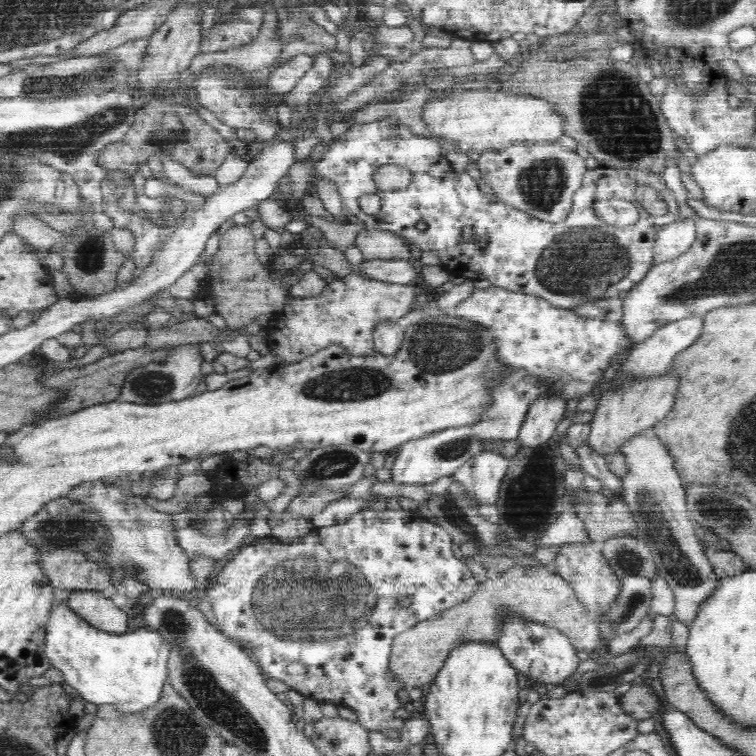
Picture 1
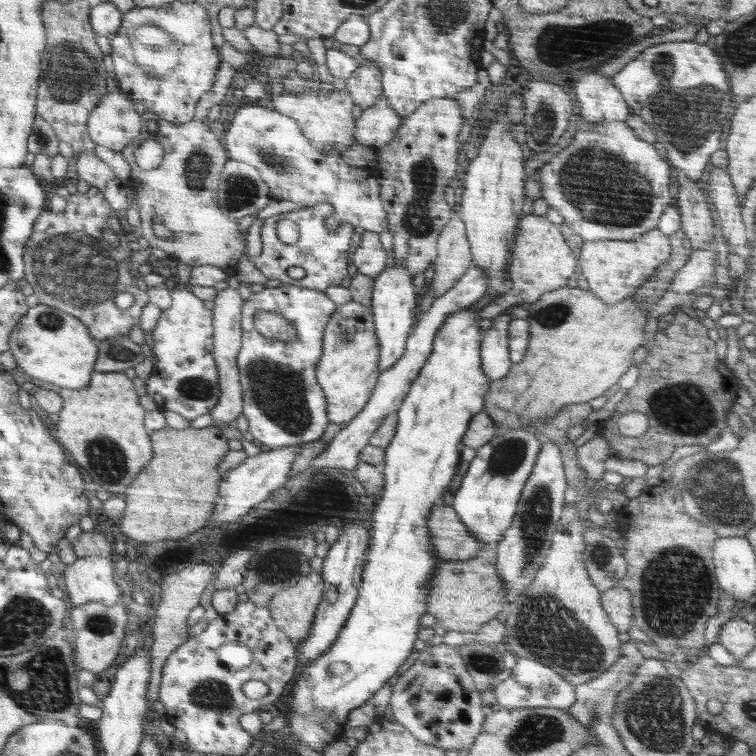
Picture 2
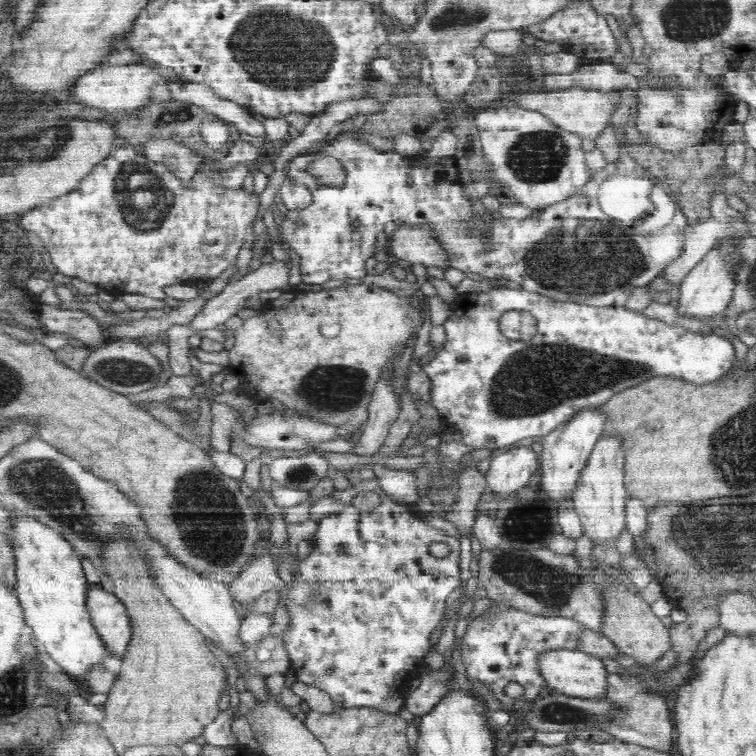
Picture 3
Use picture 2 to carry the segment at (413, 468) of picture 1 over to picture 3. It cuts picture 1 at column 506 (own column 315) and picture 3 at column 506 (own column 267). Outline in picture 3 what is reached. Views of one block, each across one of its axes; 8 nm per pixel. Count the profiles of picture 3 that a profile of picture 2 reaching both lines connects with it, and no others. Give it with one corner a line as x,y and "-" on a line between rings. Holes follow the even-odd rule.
495,287
486,292
471,292
457,294
450,302
452,314
450,318
442,324
446,332
445,342
441,348
437,350
436,356
430,362
426,363
422,369
432,382
432,390
430,390
430,404
436,407
441,418
442,426
439,434
446,437
446,432
451,438
455,438
470,448
489,448
496,450
510,444
514,444
522,438
530,438
533,436
545,437
550,434
558,426
564,425
572,418
576,417
583,409
590,409
600,406
609,398
623,390
632,388
637,384
655,377
671,377
674,379
682,379
686,383
706,384
718,381
728,374
734,365
736,356
734,355
734,346
728,338
716,335
712,332
709,335
700,335
690,332
679,325
673,326
659,319
650,318
642,312
628,310
624,306
603,306
595,307
583,305
570,301
558,301
538,293
533,293
524,289
510,289
507,287
-
509,310
527,310
534,315
537,320
537,333
530,342
514,342
512,339
506,338
500,330
500,317

